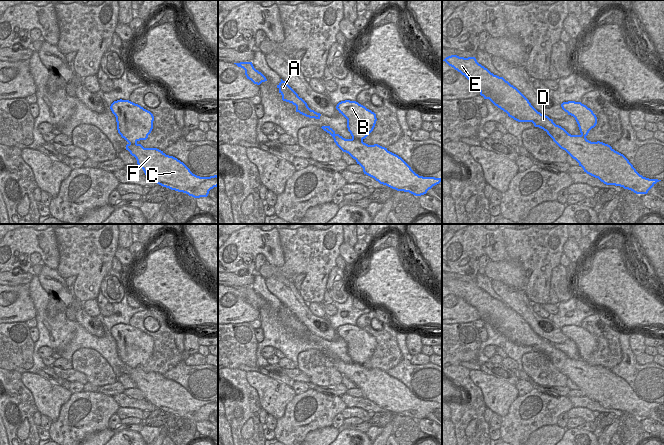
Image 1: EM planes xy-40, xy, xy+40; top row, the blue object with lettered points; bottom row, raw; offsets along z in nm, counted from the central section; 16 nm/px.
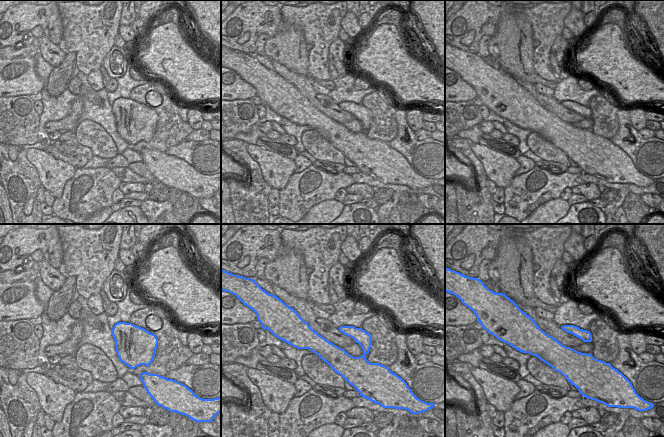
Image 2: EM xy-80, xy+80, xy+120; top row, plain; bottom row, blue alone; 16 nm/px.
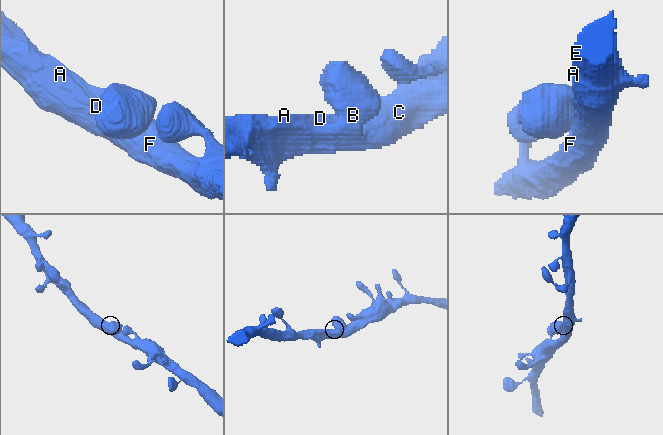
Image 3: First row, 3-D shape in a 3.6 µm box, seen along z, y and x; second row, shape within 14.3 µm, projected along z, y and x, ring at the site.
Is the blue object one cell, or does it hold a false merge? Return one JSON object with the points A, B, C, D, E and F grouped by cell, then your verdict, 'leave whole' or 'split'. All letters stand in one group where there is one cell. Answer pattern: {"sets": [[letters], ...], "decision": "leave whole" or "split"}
{"sets": [["A", "B", "C", "D", "E", "F"]], "decision": "leave whole"}

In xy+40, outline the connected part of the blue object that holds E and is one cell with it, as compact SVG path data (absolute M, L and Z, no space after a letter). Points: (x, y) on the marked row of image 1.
M451 55L442 61L475 83L480 95L489 99L509 117L518 122L532 122L535 127L546 131L561 149L579 163L584 172L604 184L620 186L636 194L647 194L661 181L640 175L629 160L610 145L589 141L586 136L596 126L597 117L581 102L568 101L561 104L562 109L575 118L581 133L571 135L548 116L538 112L516 87L503 77L491 73L475 57Z

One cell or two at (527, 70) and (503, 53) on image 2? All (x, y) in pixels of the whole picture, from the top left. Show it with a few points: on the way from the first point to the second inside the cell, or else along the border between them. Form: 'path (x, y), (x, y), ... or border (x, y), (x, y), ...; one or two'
path (521, 65), (509, 53); one

